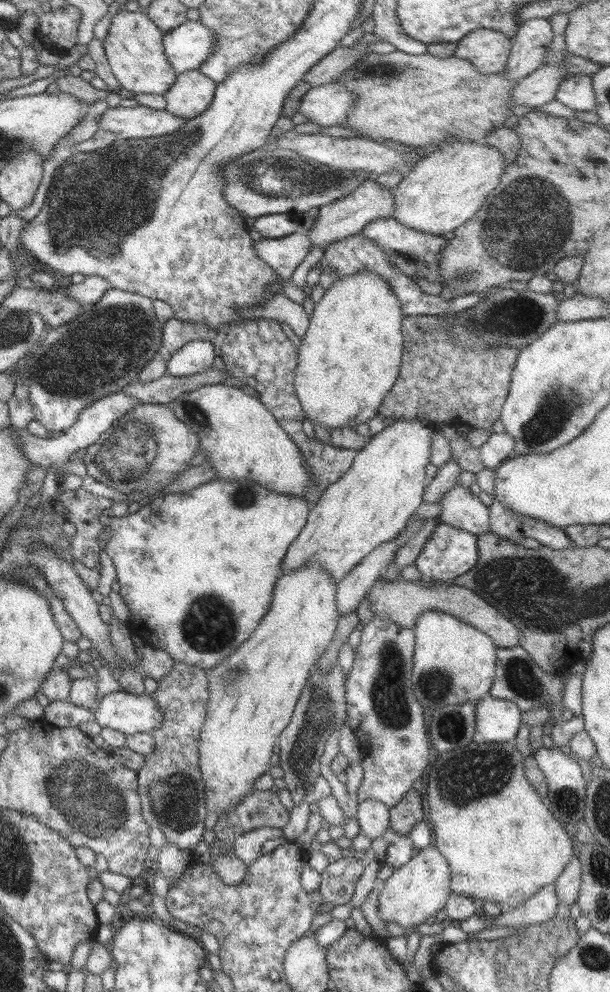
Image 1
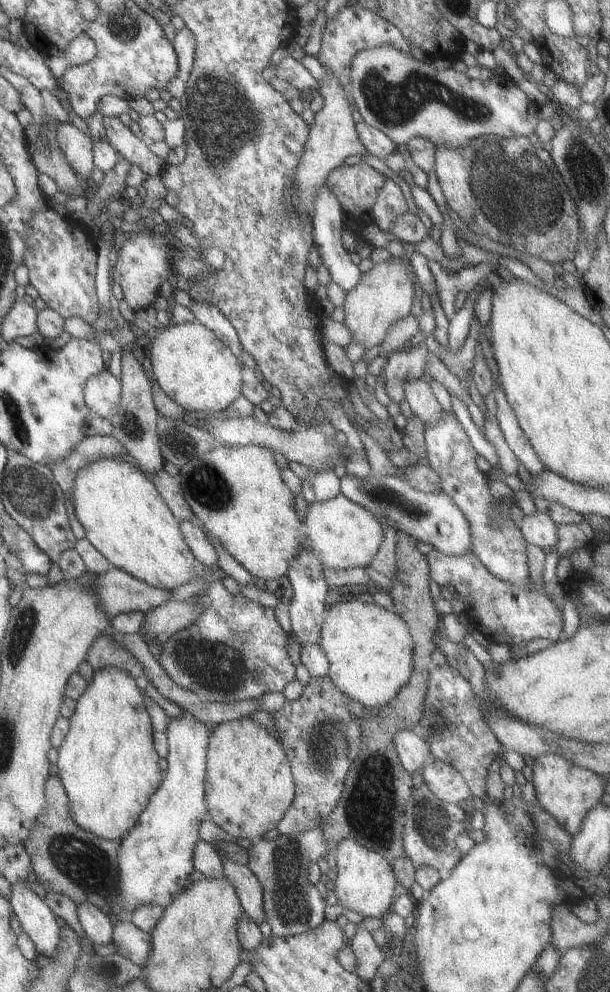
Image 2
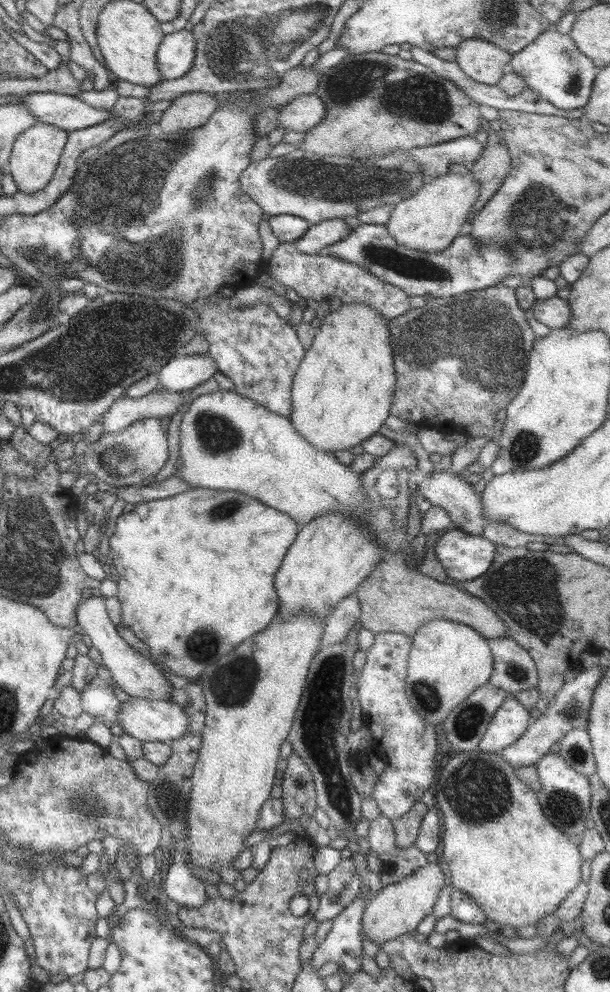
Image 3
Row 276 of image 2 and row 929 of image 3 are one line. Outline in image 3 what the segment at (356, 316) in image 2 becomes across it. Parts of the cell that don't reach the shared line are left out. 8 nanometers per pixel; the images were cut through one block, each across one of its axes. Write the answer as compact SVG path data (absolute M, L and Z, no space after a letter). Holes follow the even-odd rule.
M428 863L411 876L381 887L371 895L363 909L360 918L360 939L371 940L380 946L402 934L410 934L422 918L431 915L433 903L443 890L444 882L444 875L437 863Z

